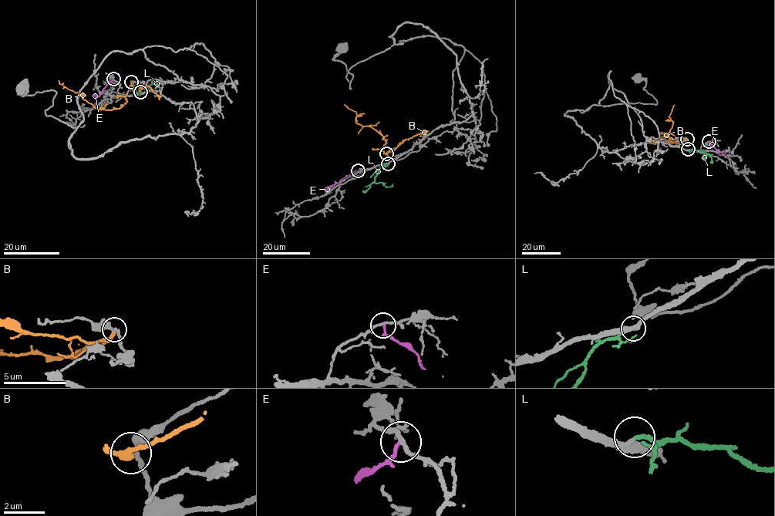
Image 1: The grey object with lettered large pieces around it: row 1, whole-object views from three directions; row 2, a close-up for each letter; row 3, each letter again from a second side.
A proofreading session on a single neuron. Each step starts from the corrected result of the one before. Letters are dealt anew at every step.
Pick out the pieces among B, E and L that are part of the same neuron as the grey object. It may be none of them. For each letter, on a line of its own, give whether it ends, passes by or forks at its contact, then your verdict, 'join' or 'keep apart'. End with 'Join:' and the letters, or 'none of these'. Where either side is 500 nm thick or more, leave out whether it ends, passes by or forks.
B: it ends; keep apart
E: it ends; keep apart
L: it ends; join
Join: L

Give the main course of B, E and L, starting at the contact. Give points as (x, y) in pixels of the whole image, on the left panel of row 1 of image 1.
B: (132, 82), (125, 98), (126, 102), (120, 107), (102, 109), (85, 100), (79, 93), (59, 84), (58, 80)
E: (113, 79), (102, 93), (93, 96)
L: (139, 92), (135, 91), (136, 86), (147, 89), (153, 83), (157, 84), (156, 81)

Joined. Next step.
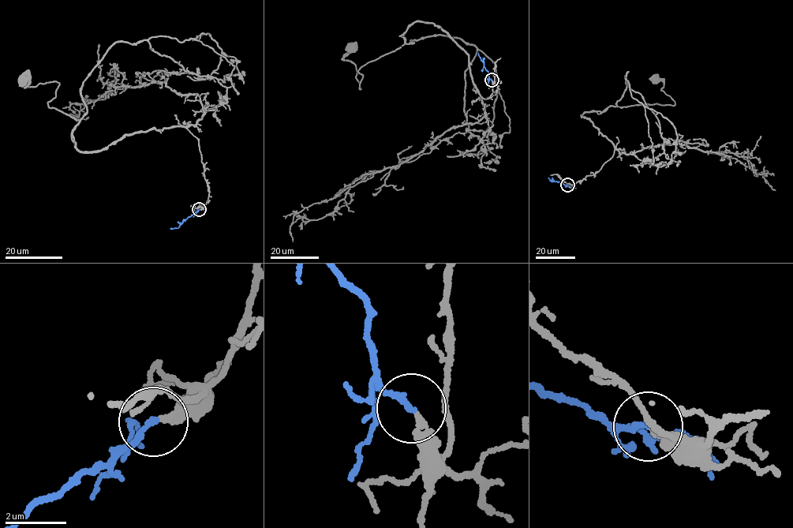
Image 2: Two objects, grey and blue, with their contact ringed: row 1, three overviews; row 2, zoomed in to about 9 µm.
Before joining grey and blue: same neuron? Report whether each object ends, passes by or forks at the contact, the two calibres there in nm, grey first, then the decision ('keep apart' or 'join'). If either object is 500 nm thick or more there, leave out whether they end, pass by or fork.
grey ends there; blue ends there; 260 nm thick on the grey side, 200 nm on the other; join

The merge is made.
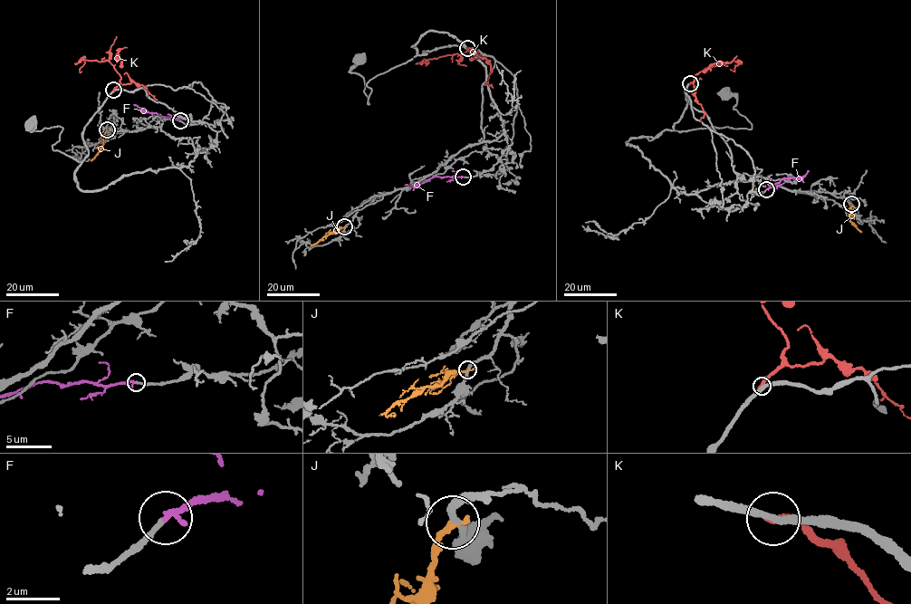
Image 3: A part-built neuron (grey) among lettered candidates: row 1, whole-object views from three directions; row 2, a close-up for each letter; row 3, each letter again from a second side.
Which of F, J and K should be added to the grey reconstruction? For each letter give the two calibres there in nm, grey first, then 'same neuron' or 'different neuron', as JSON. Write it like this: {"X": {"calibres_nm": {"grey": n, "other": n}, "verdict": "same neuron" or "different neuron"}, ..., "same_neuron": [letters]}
{"F": {"calibres_nm": {"grey": 190, "other": 240}, "verdict": "same neuron"}, "J": {"calibres_nm": {"grey": 240, "other": 240}, "verdict": "different neuron"}, "K": {"calibres_nm": {"grey": 280, "other": 280}, "verdict": "different neuron"}, "same_neuron": ["F"]}

